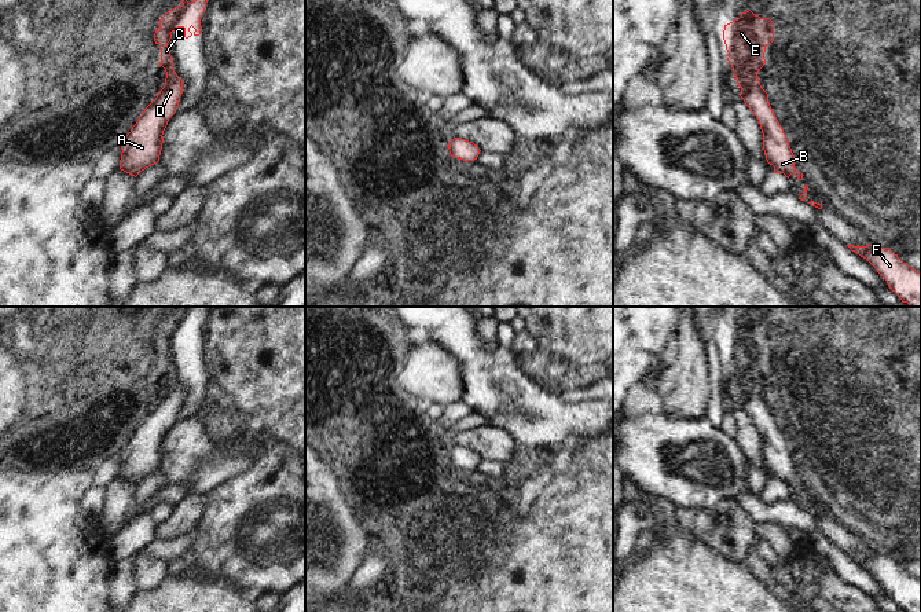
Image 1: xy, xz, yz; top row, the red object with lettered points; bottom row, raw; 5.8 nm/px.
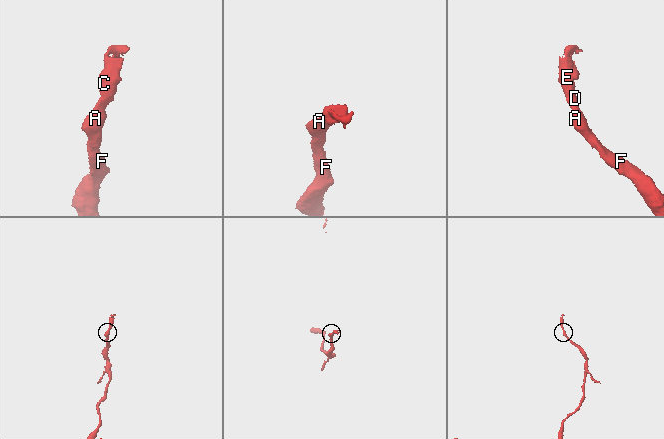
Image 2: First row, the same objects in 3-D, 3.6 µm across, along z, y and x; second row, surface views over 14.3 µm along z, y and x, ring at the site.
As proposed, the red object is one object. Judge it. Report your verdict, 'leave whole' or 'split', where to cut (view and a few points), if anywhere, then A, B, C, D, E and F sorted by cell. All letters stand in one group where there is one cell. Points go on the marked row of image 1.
leave whole; no cut; A B C D E F

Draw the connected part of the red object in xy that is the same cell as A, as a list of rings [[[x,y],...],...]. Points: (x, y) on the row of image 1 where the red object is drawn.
[[[181,0],[181,3],[159,19],[159,29],[154,33],[155,44],[161,45],[159,66],[166,72],[165,85],[120,143],[122,150],[120,169],[135,177],[159,161],[164,131],[169,118],[176,113],[183,94],[183,80],[173,70],[173,59],[168,47],[172,39],[170,33],[183,28],[184,37],[188,39],[192,34],[199,36],[202,30],[201,18],[208,0],[192,3]]]

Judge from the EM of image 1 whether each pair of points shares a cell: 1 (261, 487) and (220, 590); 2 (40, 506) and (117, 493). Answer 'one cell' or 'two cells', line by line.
1: two cells
2: two cells

